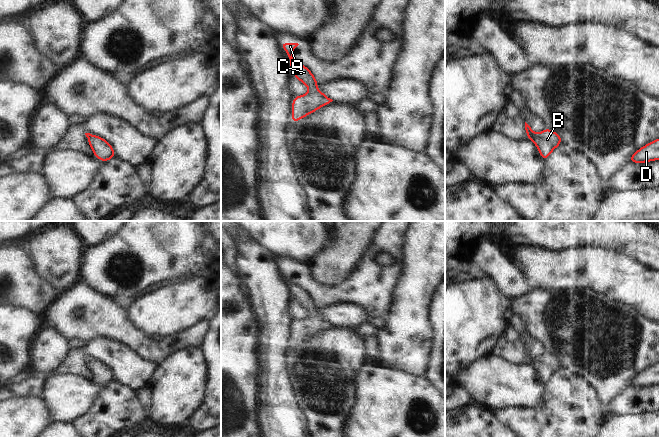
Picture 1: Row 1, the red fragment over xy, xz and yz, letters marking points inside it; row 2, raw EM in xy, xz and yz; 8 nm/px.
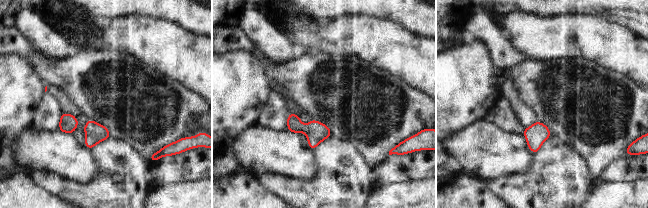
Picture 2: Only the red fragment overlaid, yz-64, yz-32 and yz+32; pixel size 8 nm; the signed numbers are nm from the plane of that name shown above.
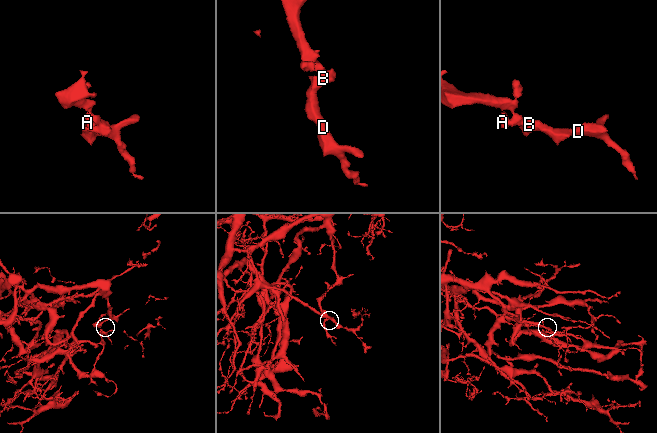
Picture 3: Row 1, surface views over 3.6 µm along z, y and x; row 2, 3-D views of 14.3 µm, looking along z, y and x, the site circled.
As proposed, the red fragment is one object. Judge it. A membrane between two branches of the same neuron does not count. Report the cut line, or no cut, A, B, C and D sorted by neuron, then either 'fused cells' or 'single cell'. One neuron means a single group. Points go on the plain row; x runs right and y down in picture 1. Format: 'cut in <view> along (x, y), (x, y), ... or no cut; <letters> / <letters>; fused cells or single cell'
no cut; A B C D; single cell

